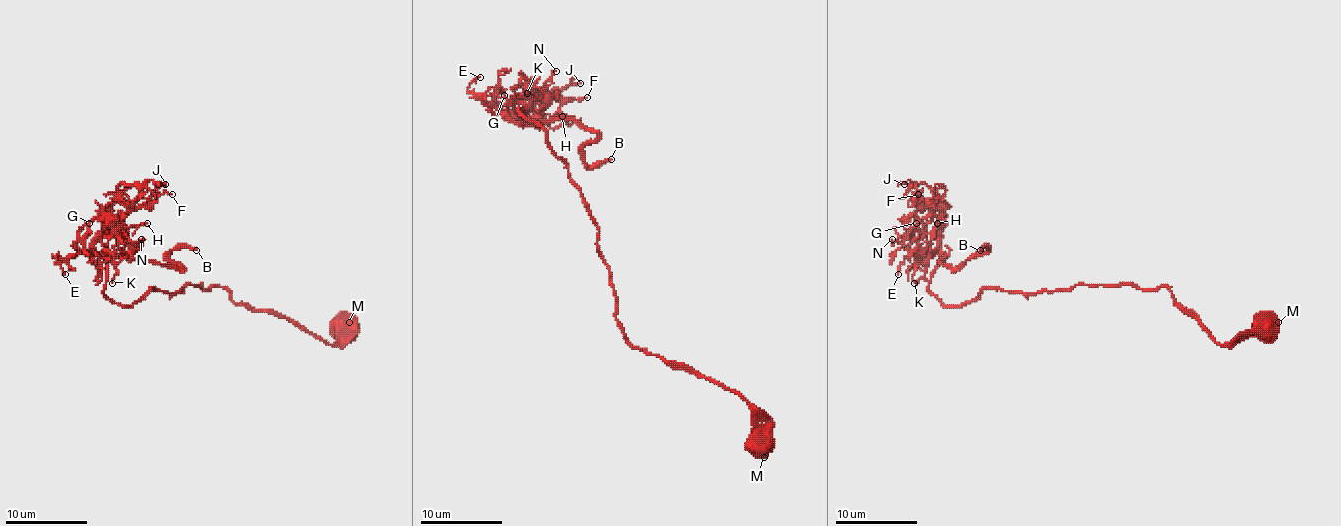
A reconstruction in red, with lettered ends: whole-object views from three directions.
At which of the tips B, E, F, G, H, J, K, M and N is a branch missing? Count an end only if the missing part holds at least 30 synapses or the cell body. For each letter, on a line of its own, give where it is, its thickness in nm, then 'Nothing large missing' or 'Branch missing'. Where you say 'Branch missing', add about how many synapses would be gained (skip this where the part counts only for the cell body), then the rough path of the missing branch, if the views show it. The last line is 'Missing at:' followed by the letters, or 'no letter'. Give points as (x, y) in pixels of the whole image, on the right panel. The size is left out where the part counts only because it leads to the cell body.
B: Place: (980, 250). Thickness 240 nm. Branch missing. Roughly 150 synapses. Course of what is missing: (980, 250), (988, 264), (1015, 291), (1015, 295), (986, 318), (978, 315)
E: Place: (898, 274). Thickness 110 nm. Nothing large missing
F: Place: (918, 194). Thickness 110 nm. Nothing large missing
G: Place: (916, 223). Thickness 130 nm. Nothing large missing
H: Place: (937, 223). Thickness 150 nm. Nothing large missing
J: Place: (904, 184). Thickness 90 nm. Nothing large missing
K: Place: (914, 283). Thickness 110 nm. Nothing large missing
M: Place: (1278, 322). Thickness 1050 nm. Nothing large missing
N: Place: (892, 239). Thickness 110 nm. Nothing large missing
Missing at: B

